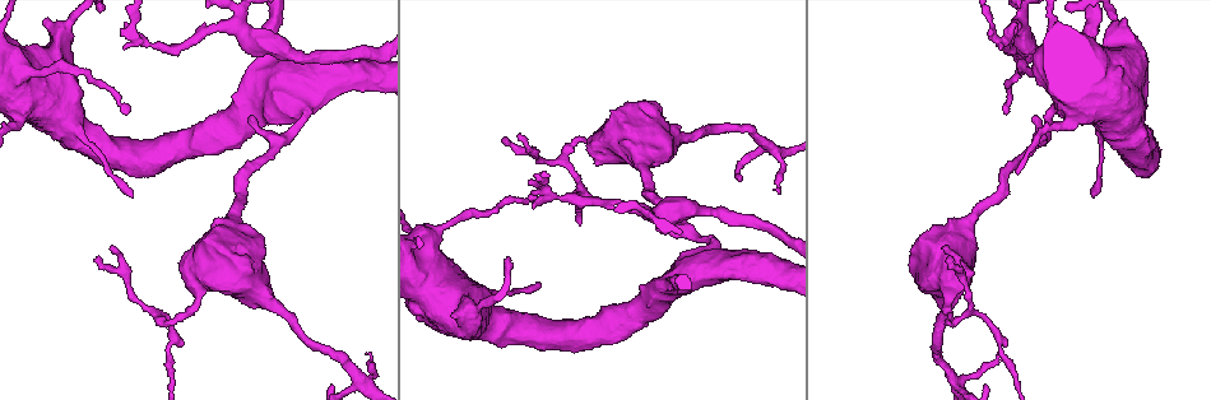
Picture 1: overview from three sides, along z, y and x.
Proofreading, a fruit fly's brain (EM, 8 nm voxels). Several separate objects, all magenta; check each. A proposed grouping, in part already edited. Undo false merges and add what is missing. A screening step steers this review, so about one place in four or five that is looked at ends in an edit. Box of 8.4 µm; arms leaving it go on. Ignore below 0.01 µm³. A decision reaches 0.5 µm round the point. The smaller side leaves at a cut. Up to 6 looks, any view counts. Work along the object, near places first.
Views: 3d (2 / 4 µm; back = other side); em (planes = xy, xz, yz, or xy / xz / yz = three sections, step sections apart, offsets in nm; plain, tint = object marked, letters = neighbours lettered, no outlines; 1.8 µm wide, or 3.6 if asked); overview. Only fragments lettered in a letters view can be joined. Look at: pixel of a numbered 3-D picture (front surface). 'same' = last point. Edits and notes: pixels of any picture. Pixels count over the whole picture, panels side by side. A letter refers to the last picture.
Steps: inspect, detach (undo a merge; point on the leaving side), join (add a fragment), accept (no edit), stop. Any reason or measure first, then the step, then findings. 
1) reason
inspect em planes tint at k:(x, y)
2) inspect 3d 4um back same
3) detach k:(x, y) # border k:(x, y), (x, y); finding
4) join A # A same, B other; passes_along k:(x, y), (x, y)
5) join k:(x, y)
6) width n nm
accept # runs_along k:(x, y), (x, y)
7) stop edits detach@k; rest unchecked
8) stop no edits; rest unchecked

tapers out
inspect 3d 2um at 1:(998, 356)

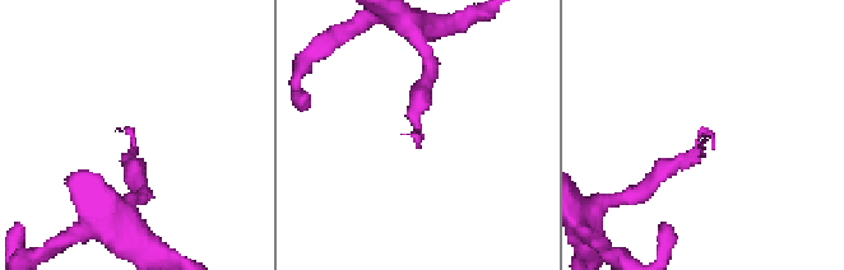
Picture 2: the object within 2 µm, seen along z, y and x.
now the EM
inspect em planes tint at 2:(419, 146)

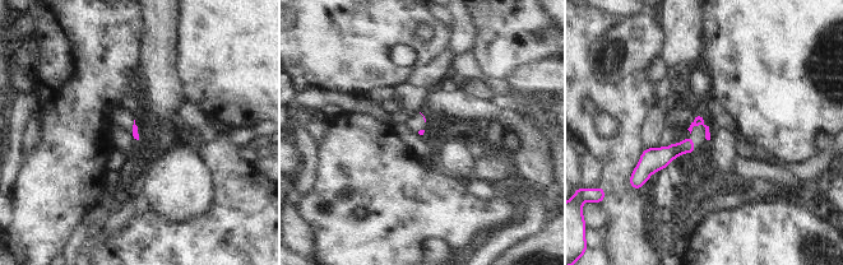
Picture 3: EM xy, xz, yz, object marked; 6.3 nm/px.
what lies round it
inspect em planes letters same

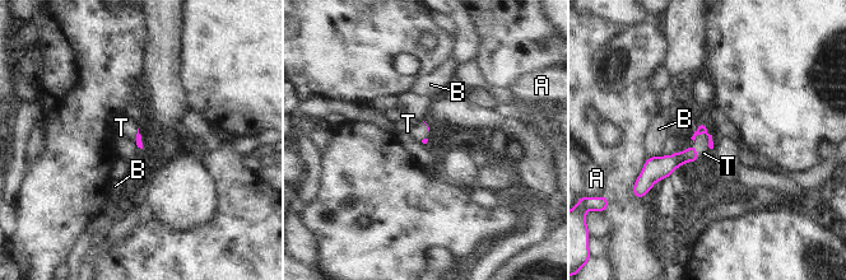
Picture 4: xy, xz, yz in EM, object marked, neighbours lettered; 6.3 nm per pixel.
join T # A other, B other, T same; passes_along 4:(702, 129), (693, 145), (701, 143); the neuron continues

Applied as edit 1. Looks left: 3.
inspect overview

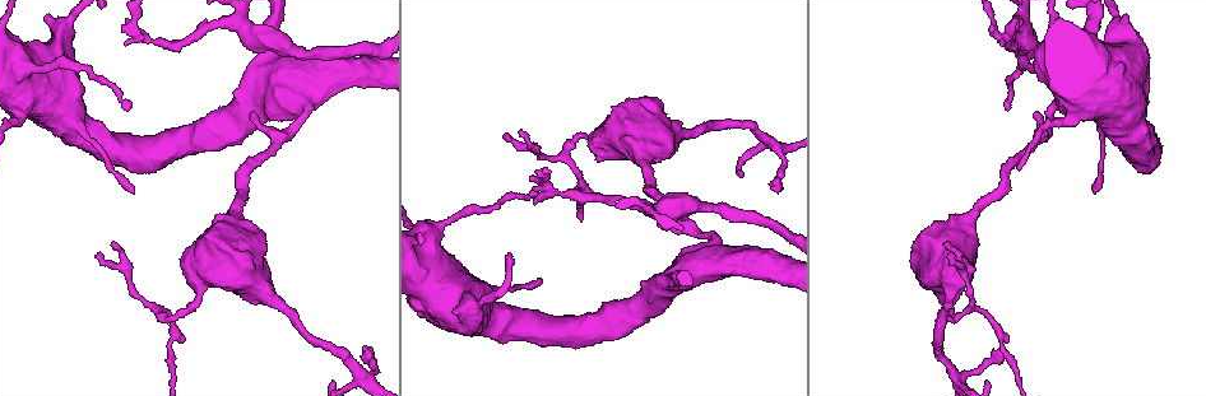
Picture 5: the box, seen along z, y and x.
tapers out
inspect em xz step 8 plain at 5:(1093, 192)

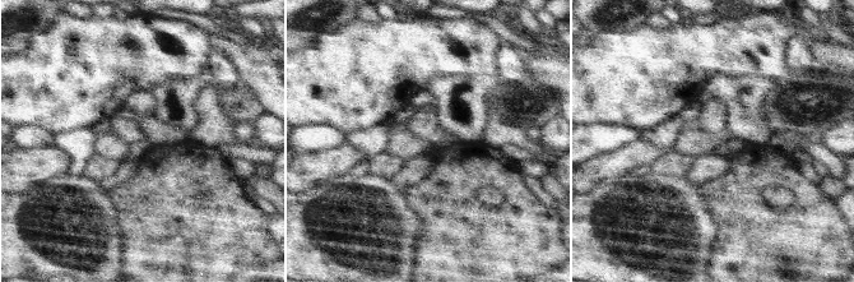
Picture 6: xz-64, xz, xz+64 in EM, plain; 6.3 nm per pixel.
see the neighbours
inspect em xz step 8 letters same

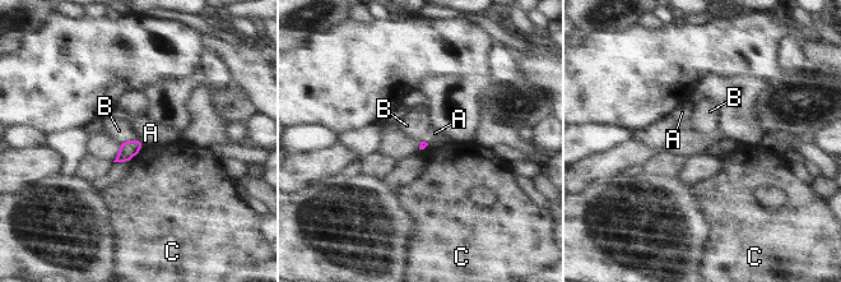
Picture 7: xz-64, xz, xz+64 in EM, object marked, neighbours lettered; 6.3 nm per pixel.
accept # A other, B other, C other; border 7:(136, 138), (121, 143); no lettered fragment goes on from it

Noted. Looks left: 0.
stop edits join@4; rest unchecked

